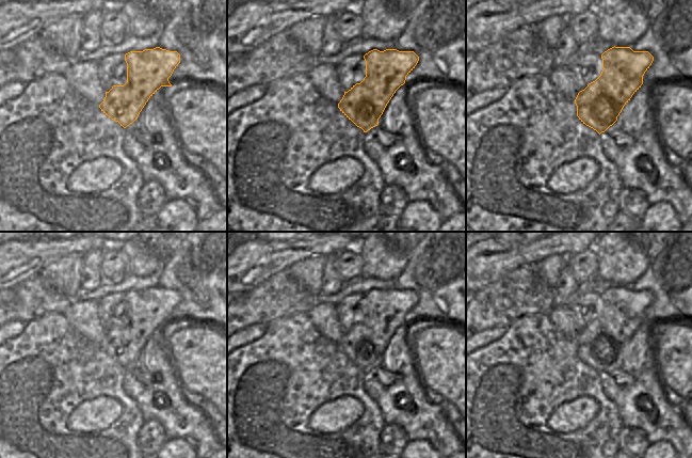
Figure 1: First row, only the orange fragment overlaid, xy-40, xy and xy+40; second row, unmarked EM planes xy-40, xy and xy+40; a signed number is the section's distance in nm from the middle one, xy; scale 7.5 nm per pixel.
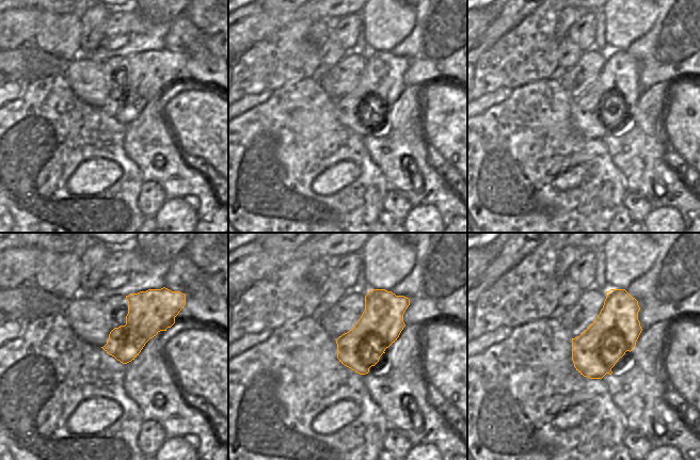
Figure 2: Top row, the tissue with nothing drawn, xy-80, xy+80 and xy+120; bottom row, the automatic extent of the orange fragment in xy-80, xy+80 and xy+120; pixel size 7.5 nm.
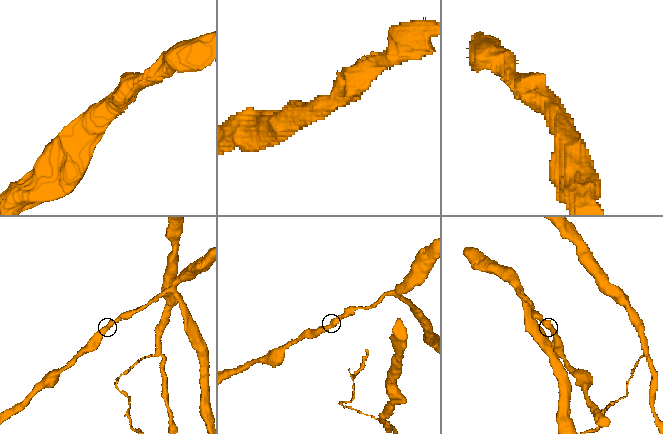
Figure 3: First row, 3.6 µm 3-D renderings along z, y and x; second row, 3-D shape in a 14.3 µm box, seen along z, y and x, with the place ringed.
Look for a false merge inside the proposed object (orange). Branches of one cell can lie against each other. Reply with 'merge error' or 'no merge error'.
no merge error

